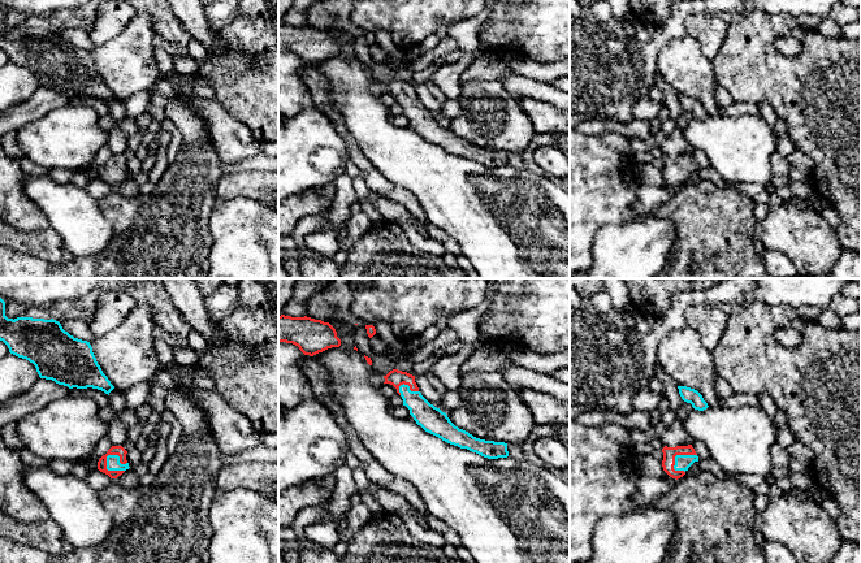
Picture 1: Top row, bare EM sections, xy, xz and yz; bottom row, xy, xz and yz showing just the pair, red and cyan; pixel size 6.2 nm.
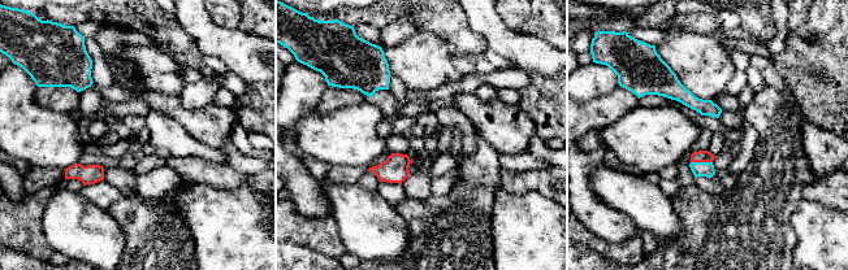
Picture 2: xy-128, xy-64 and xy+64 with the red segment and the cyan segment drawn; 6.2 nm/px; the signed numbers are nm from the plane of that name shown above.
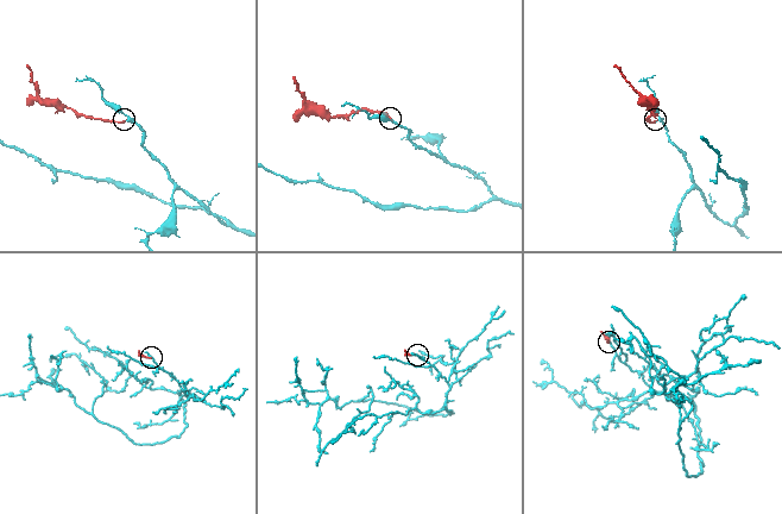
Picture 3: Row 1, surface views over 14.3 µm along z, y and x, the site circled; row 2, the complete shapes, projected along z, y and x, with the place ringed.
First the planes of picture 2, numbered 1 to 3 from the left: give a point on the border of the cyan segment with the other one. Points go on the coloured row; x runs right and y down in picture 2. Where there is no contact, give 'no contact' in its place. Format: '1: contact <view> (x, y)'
1: no contact
2: no contact
3: contact xy+64 (701, 161)

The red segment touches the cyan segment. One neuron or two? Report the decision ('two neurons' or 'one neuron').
one neuron

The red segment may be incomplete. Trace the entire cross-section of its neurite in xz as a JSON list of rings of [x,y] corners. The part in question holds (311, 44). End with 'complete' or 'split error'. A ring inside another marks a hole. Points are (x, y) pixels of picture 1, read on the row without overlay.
[[[278,25],[278,52],[280,51],[293,52],[298,55],[304,64],[310,65],[341,55],[341,48],[329,31],[307,25]]]; complete

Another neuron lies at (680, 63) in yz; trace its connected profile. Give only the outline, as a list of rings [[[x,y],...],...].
[[[685,34],[663,46],[657,56],[657,72],[676,95],[697,99],[709,116],[723,116],[724,108],[714,98],[718,82],[713,62],[693,36]]]

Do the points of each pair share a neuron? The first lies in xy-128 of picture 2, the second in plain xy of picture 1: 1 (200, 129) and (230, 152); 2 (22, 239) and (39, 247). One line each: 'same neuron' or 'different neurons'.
1: same neuron
2: same neuron

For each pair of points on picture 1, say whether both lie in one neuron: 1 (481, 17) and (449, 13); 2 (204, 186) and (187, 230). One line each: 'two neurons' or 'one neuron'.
1: two neurons
2: one neuron

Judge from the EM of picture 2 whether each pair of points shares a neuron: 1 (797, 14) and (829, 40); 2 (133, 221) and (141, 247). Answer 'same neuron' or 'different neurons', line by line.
1: different neurons
2: same neuron

